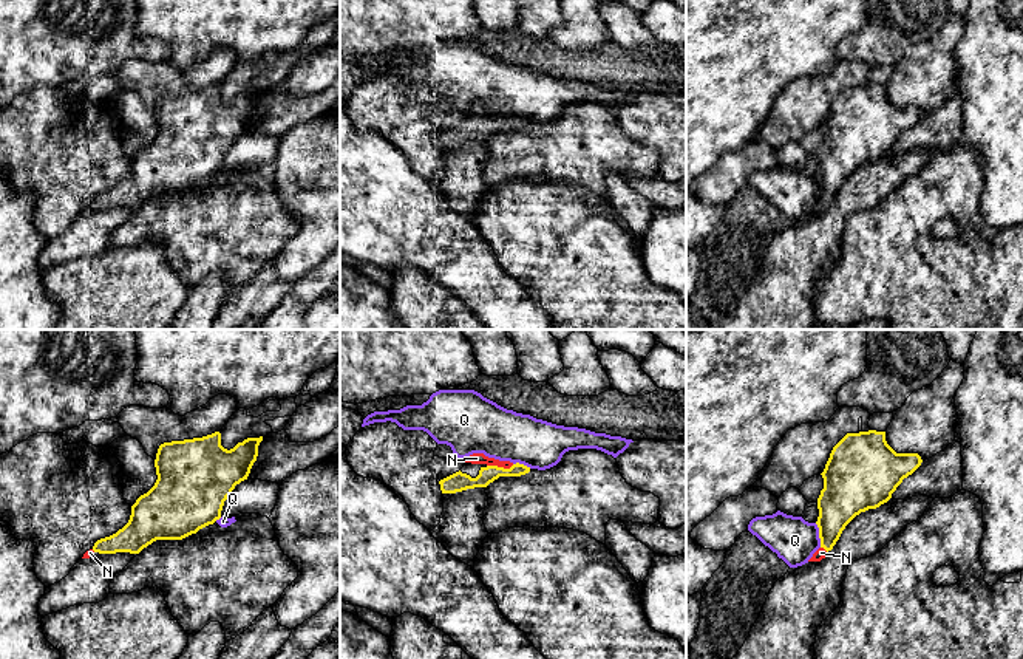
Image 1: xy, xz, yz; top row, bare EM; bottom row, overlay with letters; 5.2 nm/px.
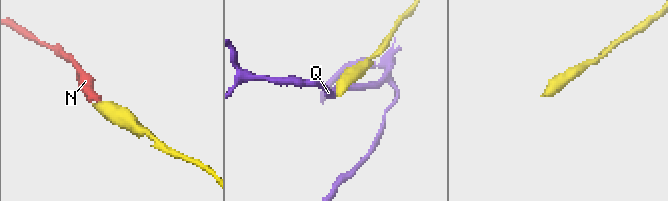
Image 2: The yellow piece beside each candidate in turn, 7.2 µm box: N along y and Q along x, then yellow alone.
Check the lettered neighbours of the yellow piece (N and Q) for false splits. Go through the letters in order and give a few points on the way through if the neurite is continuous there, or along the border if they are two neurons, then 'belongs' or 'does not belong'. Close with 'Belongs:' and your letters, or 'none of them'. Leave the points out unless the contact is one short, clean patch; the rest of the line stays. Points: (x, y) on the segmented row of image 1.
N: way xz (458, 481), (481, 481), (499, 467), (476, 458); belongs
Q: border yz (815, 523), (821, 546); does not belong
Belongs: N

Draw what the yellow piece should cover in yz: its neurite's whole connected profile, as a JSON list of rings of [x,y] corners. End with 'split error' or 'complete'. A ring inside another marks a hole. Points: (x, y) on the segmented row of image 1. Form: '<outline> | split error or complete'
[[[885,432],[847,433],[831,450],[824,472],[824,489],[817,498],[821,548],[808,562],[821,562],[833,549],[845,526],[861,512],[876,509],[912,475],[923,459],[918,453],[896,453],[885,441]]] | split error

